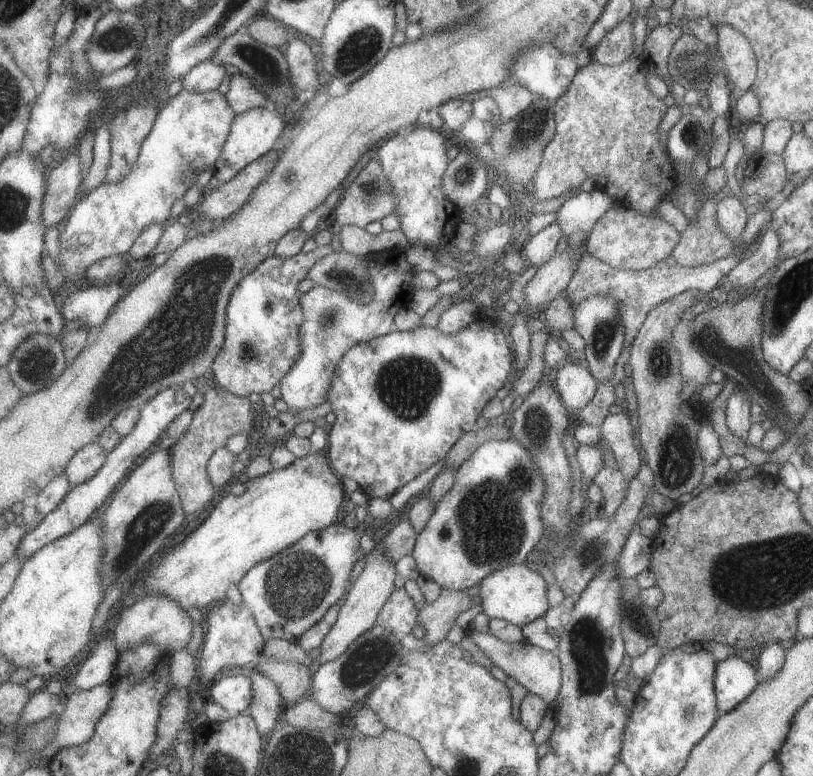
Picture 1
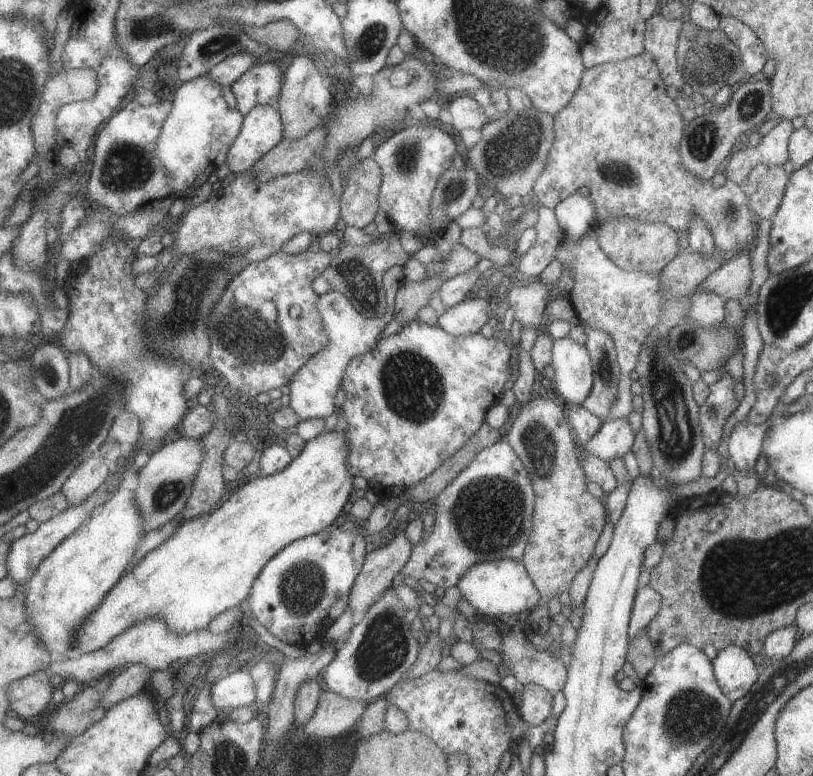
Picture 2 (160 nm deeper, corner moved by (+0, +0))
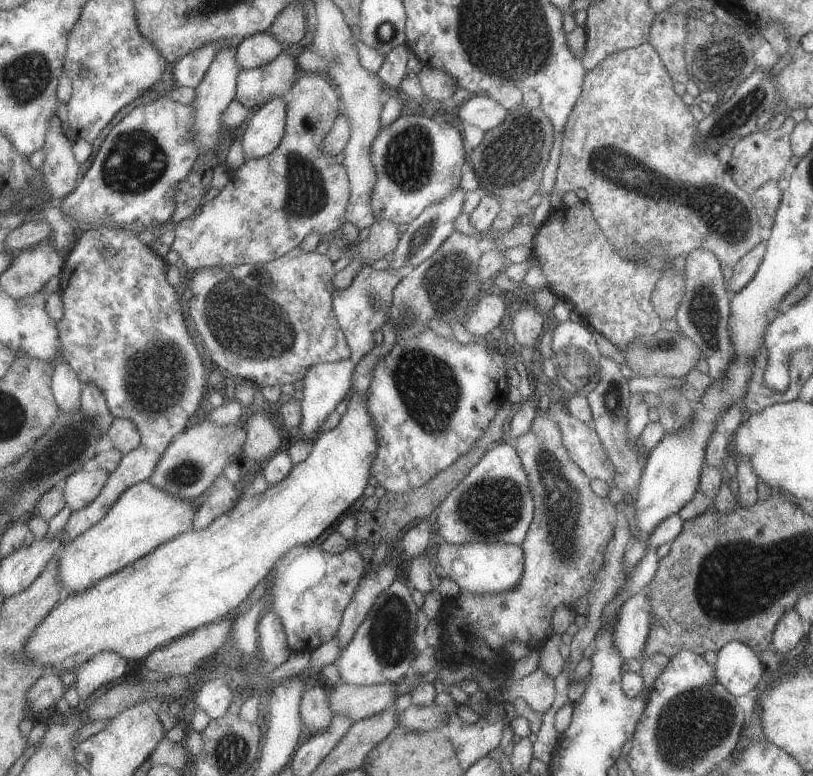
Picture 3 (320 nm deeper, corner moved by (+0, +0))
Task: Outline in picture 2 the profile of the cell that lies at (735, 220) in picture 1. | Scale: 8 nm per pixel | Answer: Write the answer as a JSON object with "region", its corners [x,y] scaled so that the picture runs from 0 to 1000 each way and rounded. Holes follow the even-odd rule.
{"region":[[[797,67],[721,88],[701,135],[681,153],[681,191],[677,193],[675,209],[658,238],[654,260],[684,269],[702,249],[720,240],[724,245],[723,256],[731,265],[733,287],[774,280],[795,287],[818,287],[831,300],[845,300],[851,280],[856,277],[875,300],[887,327],[927,316],[931,281],[920,267],[915,242],[894,232],[884,240],[878,240],[872,231],[861,233],[839,213],[834,191],[844,156],[836,139],[818,120],[812,90]]]}

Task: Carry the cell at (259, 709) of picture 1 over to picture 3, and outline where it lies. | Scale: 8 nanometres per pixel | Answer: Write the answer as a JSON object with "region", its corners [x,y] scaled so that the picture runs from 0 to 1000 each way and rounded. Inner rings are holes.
{"region":[[[330,787],[320,799],[317,808],[320,835],[330,861],[343,860],[360,843],[355,832],[351,807],[343,791]]]}

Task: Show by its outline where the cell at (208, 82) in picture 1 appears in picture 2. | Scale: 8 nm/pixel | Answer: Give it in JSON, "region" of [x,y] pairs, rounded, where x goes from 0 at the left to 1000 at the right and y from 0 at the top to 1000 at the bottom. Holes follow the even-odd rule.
{"region":[[[295,66],[263,85],[255,97],[260,97],[271,110],[280,112],[316,82],[317,75],[311,68]]]}

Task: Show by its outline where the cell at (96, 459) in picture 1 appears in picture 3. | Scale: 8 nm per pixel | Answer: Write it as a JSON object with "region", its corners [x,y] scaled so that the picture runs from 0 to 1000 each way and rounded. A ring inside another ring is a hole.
{"region":[[[123,602],[117,607],[100,606],[85,615],[79,629],[84,653],[95,659],[113,649],[127,633],[134,616],[135,610]]]}

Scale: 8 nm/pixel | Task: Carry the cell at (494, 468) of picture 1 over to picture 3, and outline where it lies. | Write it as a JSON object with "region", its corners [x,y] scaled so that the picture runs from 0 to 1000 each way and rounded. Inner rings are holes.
{"region":[[[626,567],[608,580],[599,582],[594,593],[577,608],[577,613],[550,639],[550,644],[539,653],[535,662],[535,686],[539,697],[552,698],[555,704],[569,701],[589,701],[589,698],[624,698],[638,704],[647,698],[657,673],[659,648],[653,630],[647,602],[638,589],[637,581]]]}

